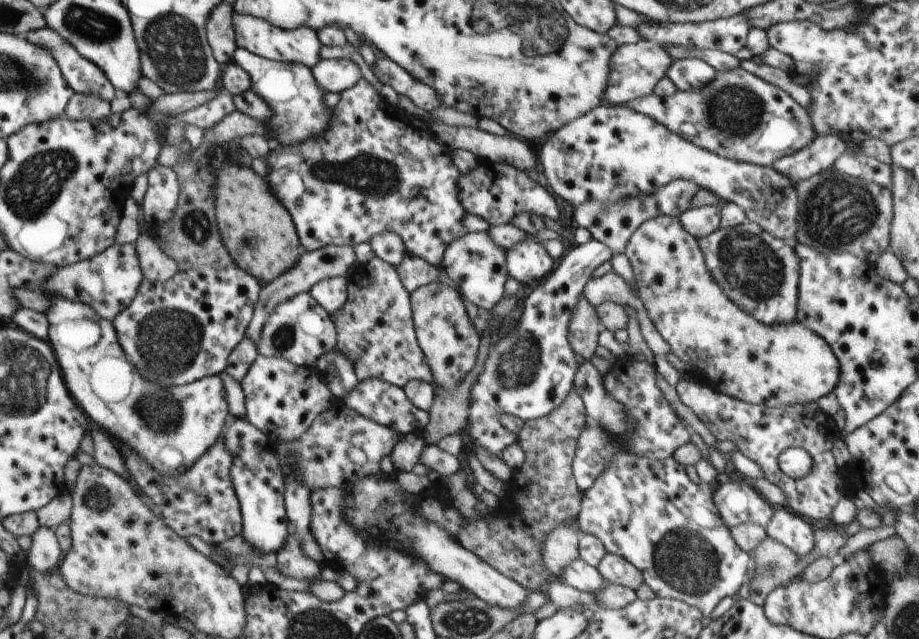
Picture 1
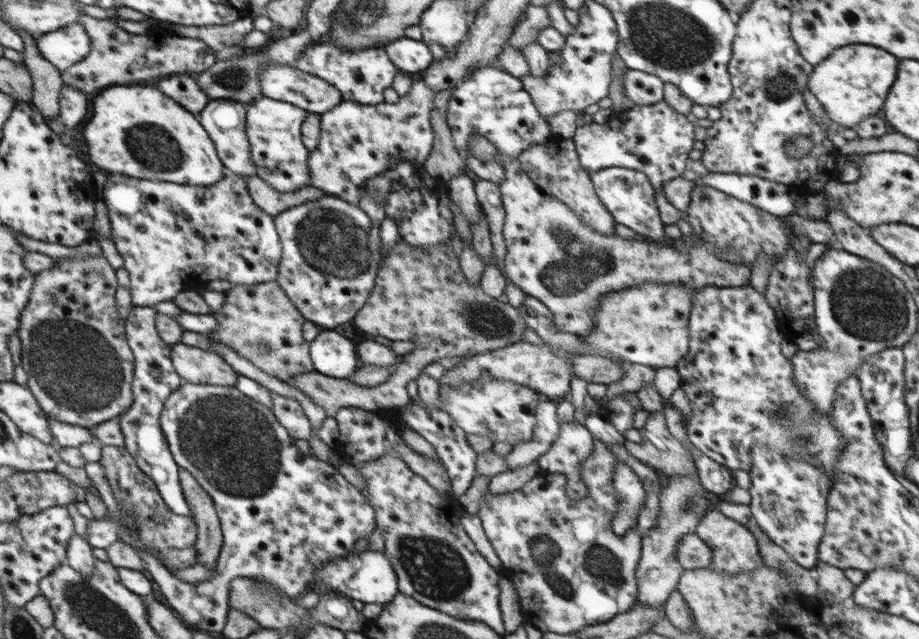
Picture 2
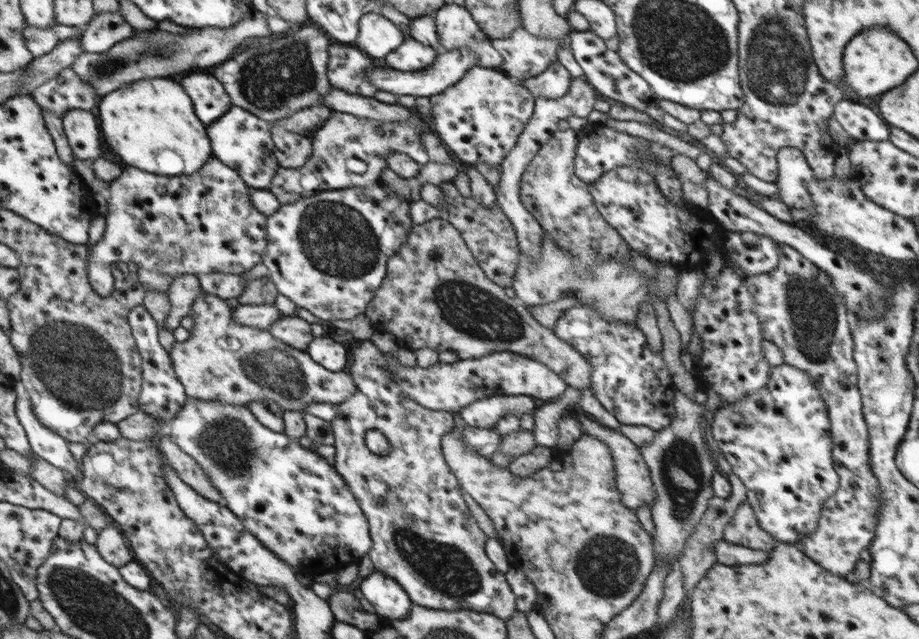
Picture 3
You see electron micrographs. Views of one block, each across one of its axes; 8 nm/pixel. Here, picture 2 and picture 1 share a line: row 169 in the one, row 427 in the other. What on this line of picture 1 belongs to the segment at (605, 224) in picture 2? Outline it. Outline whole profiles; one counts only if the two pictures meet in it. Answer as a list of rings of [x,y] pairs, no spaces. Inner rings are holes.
[[[572,388],[570,392],[567,394],[567,397],[564,399],[564,402],[556,410],[551,410],[550,414],[546,416],[536,418],[536,419],[527,419],[524,423],[524,428],[518,434],[517,442],[519,445],[525,450],[525,462],[526,464],[522,465],[520,470],[513,470],[514,476],[505,480],[505,496],[500,499],[501,504],[498,505],[498,508],[489,512],[490,517],[493,519],[491,521],[484,521],[484,518],[478,518],[475,520],[474,518],[464,518],[466,520],[466,526],[462,526],[462,530],[458,530],[457,540],[466,548],[466,550],[470,550],[479,556],[482,561],[488,562],[492,568],[495,568],[500,574],[507,576],[510,580],[514,580],[514,582],[518,582],[524,590],[529,592],[532,591],[544,591],[547,584],[554,578],[552,572],[548,570],[546,564],[542,559],[542,542],[546,542],[546,538],[548,538],[548,534],[554,530],[554,528],[558,528],[558,526],[562,526],[562,524],[566,524],[566,526],[574,526],[577,528],[577,518],[578,513],[581,506],[581,497],[583,493],[580,488],[578,488],[577,482],[575,481],[573,475],[573,460],[576,456],[576,447],[578,446],[578,438],[580,438],[580,434],[582,434],[582,430],[586,428],[587,425],[587,414],[584,406],[584,402],[582,398],[580,398],[580,394],[578,394],[578,390],[576,388]]]

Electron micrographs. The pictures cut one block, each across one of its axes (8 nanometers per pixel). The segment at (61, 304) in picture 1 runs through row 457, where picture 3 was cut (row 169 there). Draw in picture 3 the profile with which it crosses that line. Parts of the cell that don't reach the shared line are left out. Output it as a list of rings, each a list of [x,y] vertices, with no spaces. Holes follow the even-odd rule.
[[[164,78],[128,84],[97,103],[105,142],[127,164],[158,176],[182,176],[200,171],[213,157],[208,126],[197,116],[193,101],[180,84]]]

